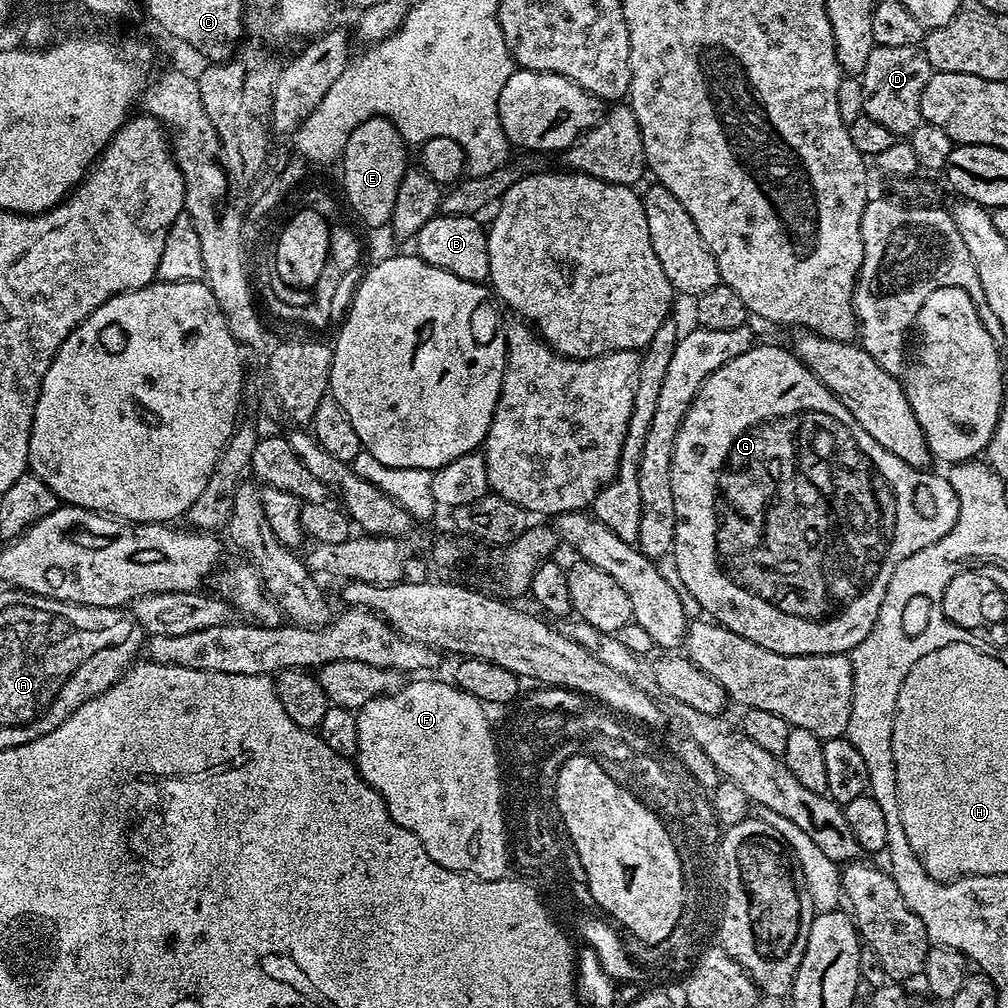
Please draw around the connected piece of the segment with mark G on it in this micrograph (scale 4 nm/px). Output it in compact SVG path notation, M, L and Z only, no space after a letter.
M764 344L759 348L760 345L755 350L726 362L724 367L719 368L714 374L710 374L710 378L706 378L706 382L700 387L700 392L694 398L694 402L678 430L678 438L672 455L672 465L670 466L670 486L674 490L674 502L676 503L677 522L674 553L678 560L679 575L686 582L690 594L694 594L694 598L701 603L703 611L715 623L720 624L723 628L729 628L734 634L738 634L766 650L774 650L774 654L786 654L787 656L821 656L822 654L834 654L835 652L848 654L863 642L866 634L870 634L870 630L878 618L878 610L882 610L882 598L886 598L886 586L890 586L890 574L894 574L894 570L900 565L900 562L910 558L910 554L918 554L918 550L926 550L926 546L930 546L934 542L946 538L946 534L950 534L950 530L960 513L958 498L950 486L947 475L940 474L932 480L931 471L910 470L908 465L901 464L897 456L892 456L890 450L877 448L876 443L870 440L865 432L861 432L860 427L855 424L854 414L850 414L850 410L846 410L842 406L842 402L836 399L835 394L830 392L827 386L820 383L820 379L813 376L811 370L796 358L795 351L780 352L780 348L776 344Z

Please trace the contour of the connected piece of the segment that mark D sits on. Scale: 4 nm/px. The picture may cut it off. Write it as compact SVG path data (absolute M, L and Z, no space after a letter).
M876 45L866 58L864 71L859 73L863 115L874 118L886 130L898 138L911 137L912 131L922 122L922 90L932 77L932 67L926 58L923 47Z

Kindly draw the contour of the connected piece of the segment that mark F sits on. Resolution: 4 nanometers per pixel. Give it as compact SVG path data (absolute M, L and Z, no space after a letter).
M428 678L409 679L398 691L392 692L389 696L374 698L356 712L358 754L354 758L354 763L359 779L365 780L369 789L383 798L384 805L388 807L388 813L394 822L398 822L398 826L410 830L415 839L424 843L426 854L438 866L451 872L461 872L464 876L471 876L474 880L503 880L509 875L510 870L503 865L504 838L501 836L500 810L497 804L496 759L493 759L493 748L489 743L488 728L485 727L484 722L489 713L485 705L456 687L455 683L448 681L447 684L444 680L424 679Z

